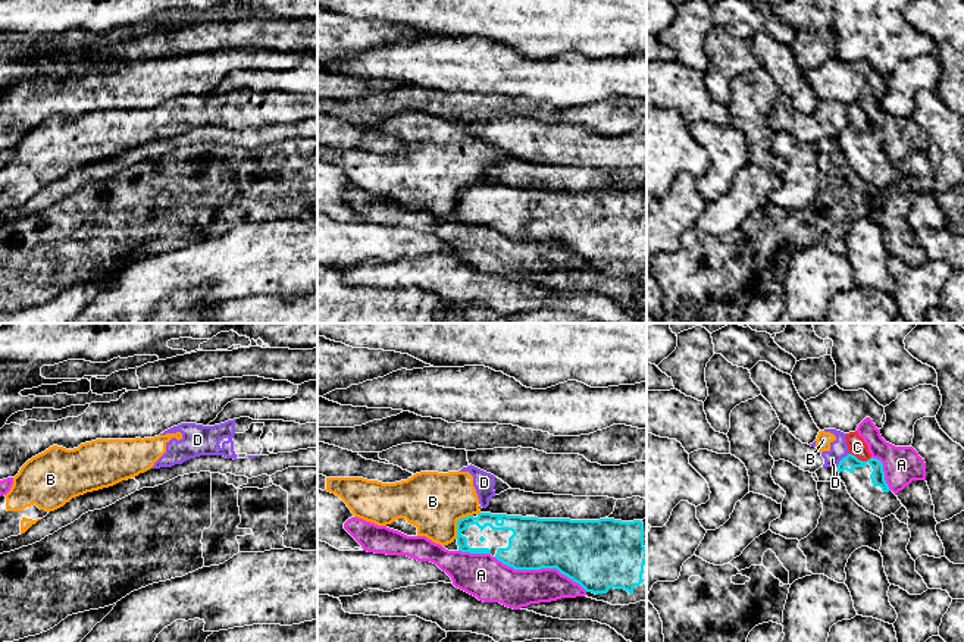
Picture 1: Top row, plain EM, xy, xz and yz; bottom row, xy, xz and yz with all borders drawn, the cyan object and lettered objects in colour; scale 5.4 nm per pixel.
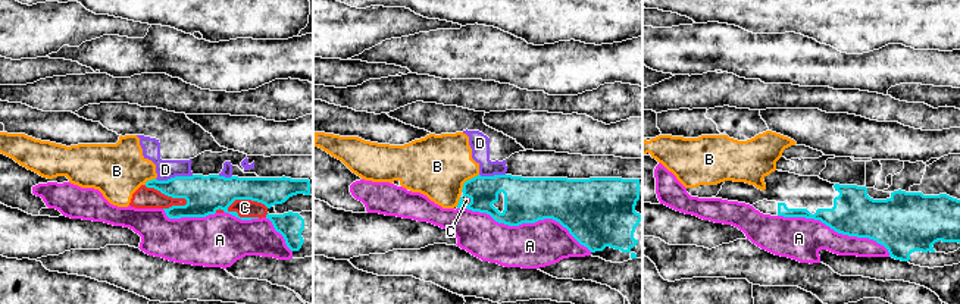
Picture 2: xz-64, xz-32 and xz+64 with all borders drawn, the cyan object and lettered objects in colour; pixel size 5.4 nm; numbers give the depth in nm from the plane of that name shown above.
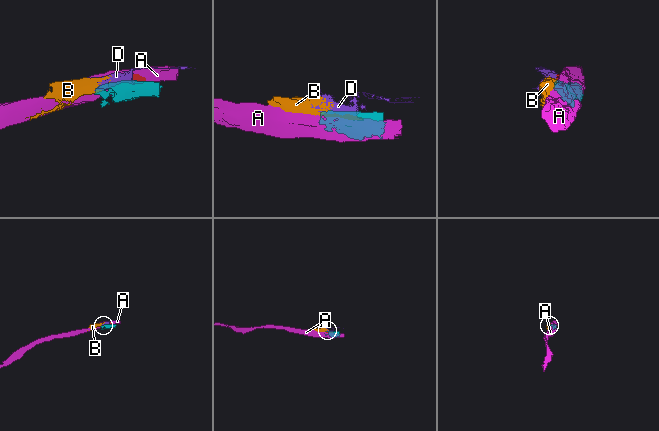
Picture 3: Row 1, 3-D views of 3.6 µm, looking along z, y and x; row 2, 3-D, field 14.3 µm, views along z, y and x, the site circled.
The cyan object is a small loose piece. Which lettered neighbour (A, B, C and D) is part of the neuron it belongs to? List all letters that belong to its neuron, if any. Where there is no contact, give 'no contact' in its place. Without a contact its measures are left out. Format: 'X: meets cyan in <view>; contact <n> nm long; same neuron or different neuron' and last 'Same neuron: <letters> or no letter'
A: meets cyan in xz; contact 550 nm long; different neuron
B: meets cyan in xz; contact 170 nm long; different neuron
C: meets cyan in yz; contact 130 nm long; different neuron
D: meets cyan in yz; contact 100 nm long; different neuron
Same neuron: no letter

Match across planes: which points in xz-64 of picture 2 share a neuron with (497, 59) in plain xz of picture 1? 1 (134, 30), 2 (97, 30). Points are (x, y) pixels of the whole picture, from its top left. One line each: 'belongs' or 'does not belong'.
1: does not belong
2: does not belong

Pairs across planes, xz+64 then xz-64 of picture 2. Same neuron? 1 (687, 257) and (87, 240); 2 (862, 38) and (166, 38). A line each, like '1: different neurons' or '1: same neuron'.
1: different neurons
2: different neurons

